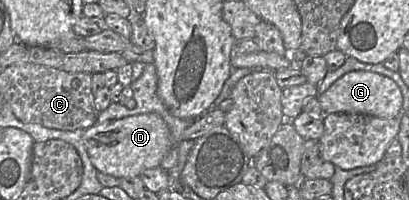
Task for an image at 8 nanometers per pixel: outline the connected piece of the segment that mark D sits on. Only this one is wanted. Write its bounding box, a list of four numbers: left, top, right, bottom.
[83,113,173,178]

